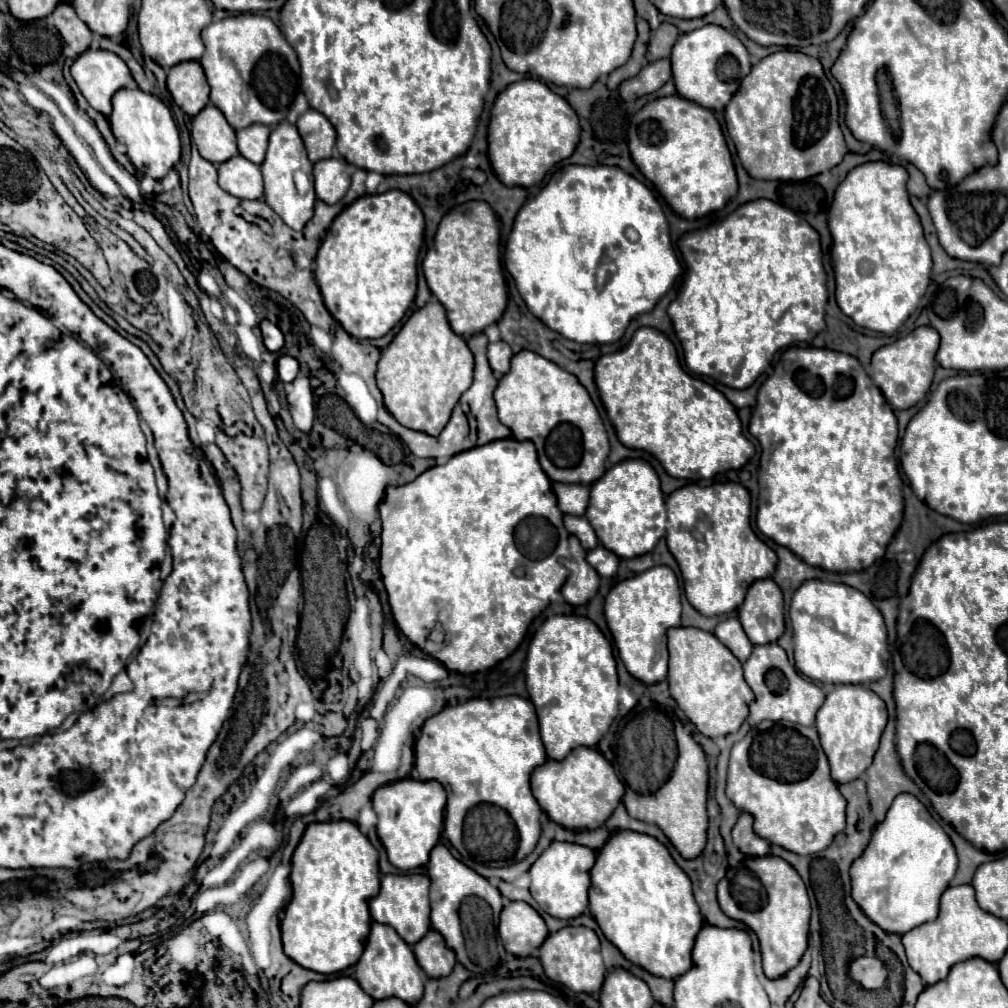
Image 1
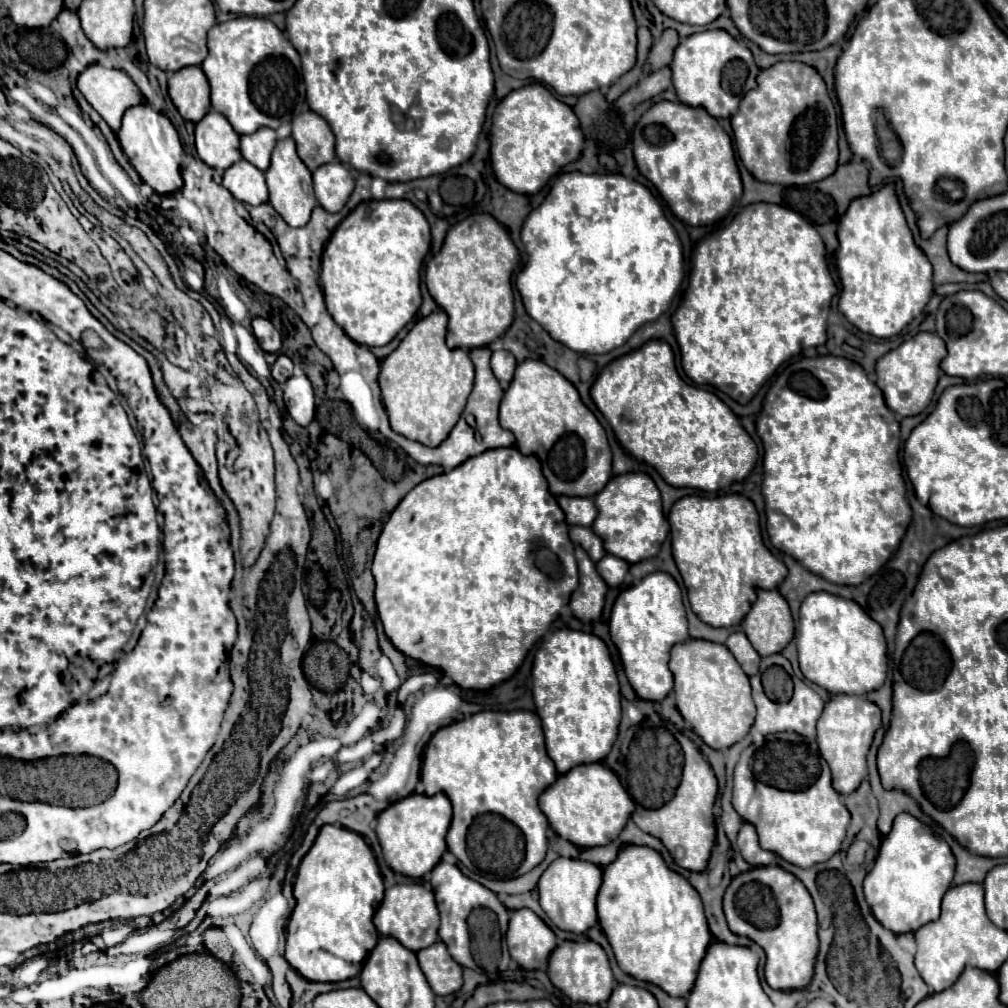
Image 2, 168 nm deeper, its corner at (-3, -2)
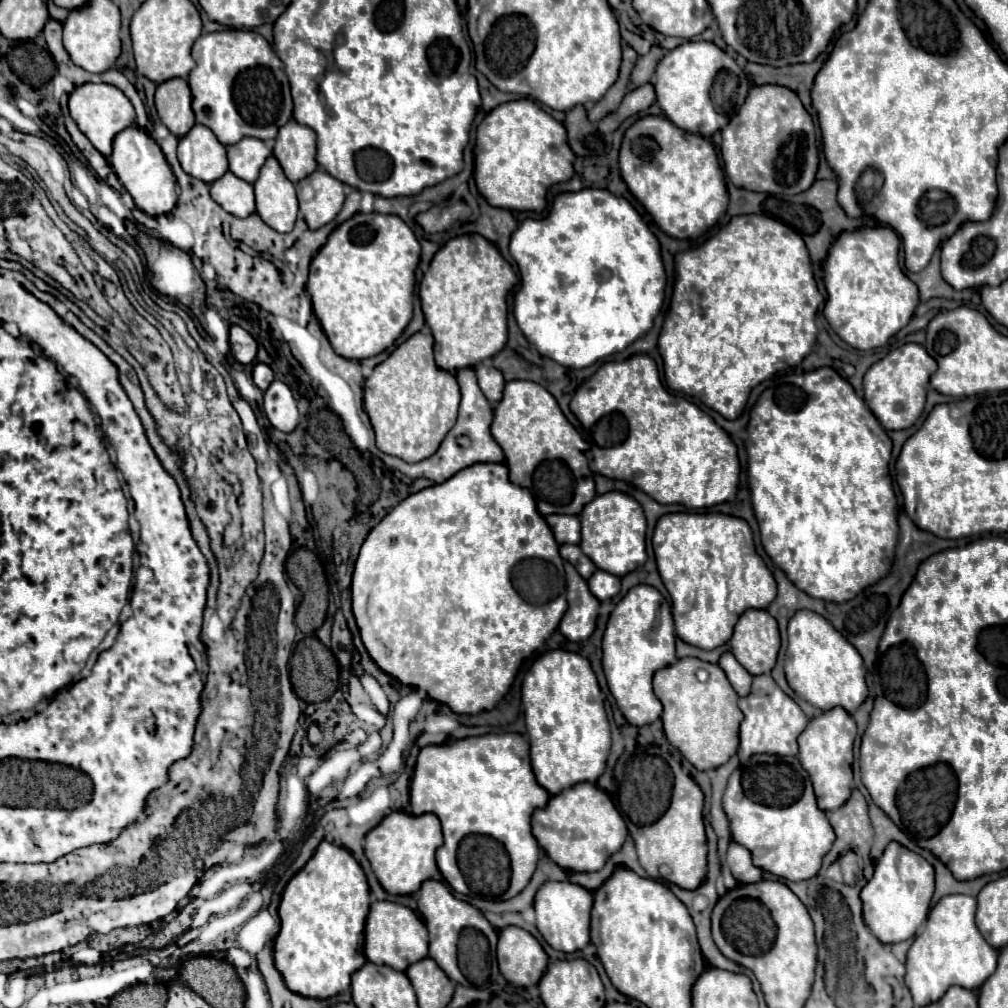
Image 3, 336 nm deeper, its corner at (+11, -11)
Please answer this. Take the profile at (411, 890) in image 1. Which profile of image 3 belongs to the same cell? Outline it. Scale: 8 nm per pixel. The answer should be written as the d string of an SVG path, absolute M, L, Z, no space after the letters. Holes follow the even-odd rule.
M379 901L371 905L365 925L365 957L375 965L387 965L395 971L405 971L409 965L425 959L427 953L427 927L421 919L403 905L391 901Z

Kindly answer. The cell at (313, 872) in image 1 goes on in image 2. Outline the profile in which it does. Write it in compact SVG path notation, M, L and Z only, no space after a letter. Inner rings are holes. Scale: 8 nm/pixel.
M323 826L315 838L315 844L299 864L293 894L297 904L287 926L287 962L291 962L291 966L295 966L299 974L303 974L303 978L313 982L341 982L357 976L367 954L375 948L377 930L371 920L383 900L383 878L365 840L343 826Z

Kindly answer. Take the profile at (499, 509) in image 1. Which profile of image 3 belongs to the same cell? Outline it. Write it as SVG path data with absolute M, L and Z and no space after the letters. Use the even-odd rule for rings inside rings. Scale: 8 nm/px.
M477 463L453 475L451 479L427 487L419 493L403 499L383 521L373 527L369 537L365 539L359 557L355 561L353 571L353 615L359 627L361 641L371 655L371 659L379 665L379 669L403 685L423 689L429 699L447 705L457 715L477 715L481 711L493 709L509 691L515 675L522 669L523 663L553 635L557 629L561 615L568 609L565 599L565 573L563 559L559 555L559 545L549 531L549 525L537 515L537 507L529 491L521 491L521 487L513 487L509 481L509 471L503 463Z

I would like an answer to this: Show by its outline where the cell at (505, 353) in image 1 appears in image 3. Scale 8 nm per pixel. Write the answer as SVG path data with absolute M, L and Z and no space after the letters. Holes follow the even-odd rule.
M479 363L477 367L473 367L475 373L477 373L477 381L479 381L479 387L483 391L483 395L489 399L489 403L495 407L499 401L501 401L501 395L503 395L503 387L505 387L505 379L501 375L501 371L497 371L495 367L491 365L485 365L485 363Z

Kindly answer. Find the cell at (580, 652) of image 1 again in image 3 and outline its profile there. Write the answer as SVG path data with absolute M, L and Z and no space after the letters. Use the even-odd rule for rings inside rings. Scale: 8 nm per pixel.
M561 649L547 651L527 671L521 701L537 783L551 797L577 783L597 783L611 749L611 731L601 689L589 661Z

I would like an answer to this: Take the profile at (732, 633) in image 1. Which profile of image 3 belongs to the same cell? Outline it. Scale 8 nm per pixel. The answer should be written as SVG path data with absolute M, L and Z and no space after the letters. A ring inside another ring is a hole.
M725 653L725 655L721 657L719 665L721 665L721 669L725 671L725 675L727 675L729 683L733 685L733 689L737 691L737 695L739 695L739 697L749 695L753 677L751 677L743 667L741 667L741 663L739 663L731 653Z

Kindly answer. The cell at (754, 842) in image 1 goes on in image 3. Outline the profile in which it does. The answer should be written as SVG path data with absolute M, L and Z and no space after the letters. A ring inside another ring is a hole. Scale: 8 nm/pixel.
M735 841L729 845L727 865L729 865L733 877L735 877L739 883L743 883L743 885L747 885L747 883L757 883L757 881L761 881L761 877L763 877L763 871L751 863L751 853L749 853L749 849L741 847L741 845L735 843Z

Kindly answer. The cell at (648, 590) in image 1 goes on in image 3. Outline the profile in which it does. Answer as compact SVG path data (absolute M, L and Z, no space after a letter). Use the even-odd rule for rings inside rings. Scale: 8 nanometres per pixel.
M649 585L633 587L613 609L603 635L603 671L619 711L633 727L645 727L661 717L663 705L653 695L653 673L677 661L671 639L671 609L665 597Z

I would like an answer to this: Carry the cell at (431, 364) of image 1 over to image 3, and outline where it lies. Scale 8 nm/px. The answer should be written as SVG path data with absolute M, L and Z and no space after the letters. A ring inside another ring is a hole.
M419 331L401 343L363 387L363 407L377 435L377 447L405 463L419 463L431 457L449 429L455 425L459 407L459 385L449 371L441 371L433 361L433 335Z

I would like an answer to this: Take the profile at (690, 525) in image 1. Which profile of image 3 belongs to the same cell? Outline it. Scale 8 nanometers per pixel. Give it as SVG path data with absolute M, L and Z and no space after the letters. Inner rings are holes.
M669 513L657 521L651 543L659 575L671 595L675 633L689 645L705 651L725 645L733 635L735 623L747 609L767 609L777 595L775 579L759 557L753 533L743 519L721 513Z

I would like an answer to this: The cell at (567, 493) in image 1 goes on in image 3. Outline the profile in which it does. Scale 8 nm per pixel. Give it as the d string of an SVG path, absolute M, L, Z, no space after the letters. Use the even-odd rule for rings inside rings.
M547 515L545 521L549 523L555 539L559 545L579 545L581 541L581 523L575 515Z

